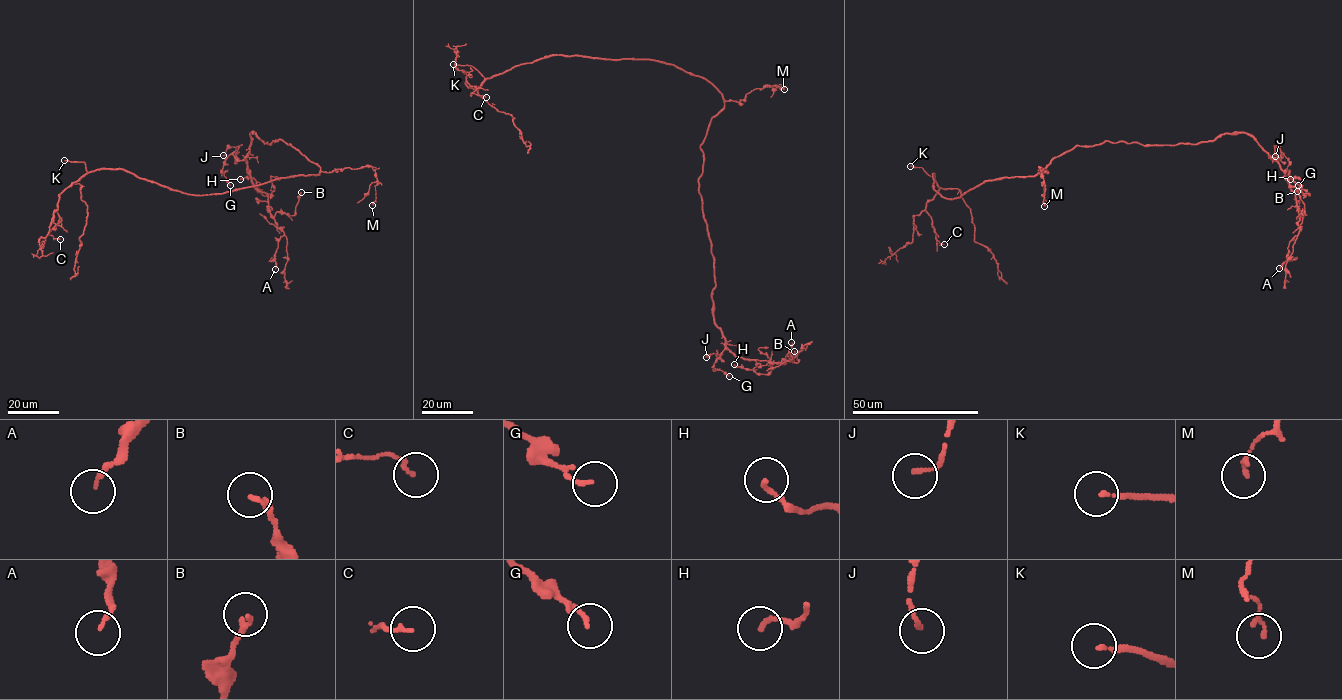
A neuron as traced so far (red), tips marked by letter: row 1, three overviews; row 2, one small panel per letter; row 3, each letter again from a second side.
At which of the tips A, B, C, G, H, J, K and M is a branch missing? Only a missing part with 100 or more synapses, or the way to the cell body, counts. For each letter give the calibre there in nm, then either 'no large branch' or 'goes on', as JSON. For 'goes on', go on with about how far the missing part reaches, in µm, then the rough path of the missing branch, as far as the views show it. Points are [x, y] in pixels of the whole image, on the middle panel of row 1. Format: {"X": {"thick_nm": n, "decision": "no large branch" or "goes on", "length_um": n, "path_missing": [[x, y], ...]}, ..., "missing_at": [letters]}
{"A": {"thick_nm": 130, "decision": "no large branch"}, "B": {"thick_nm": 180, "decision": "no large branch"}, "C": {"thick_nm": 120, "decision": "no large branch"}, "G": {"thick_nm": 90, "decision": "no large branch"}, "H": {"thick_nm": 140, "decision": "no large branch"}, "J": {"thick_nm": 110, "decision": "no large branch"}, "K": {"thick_nm": 130, "decision": "goes on", "length_um": 110}, "M": {"thick_nm": 130, "decision": "no large branch"}, "missing_at": ["K"]}

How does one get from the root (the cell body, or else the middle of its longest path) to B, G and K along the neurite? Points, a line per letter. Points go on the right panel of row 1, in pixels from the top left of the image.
B: (1035, 174), (1076, 146), (1106, 141), (1198, 144), (1247, 133), (1278, 164), (1298, 213), (1306, 215), (1297, 191)
G: (1035, 174), (1076, 146), (1106, 141), (1198, 144), (1247, 133), (1274, 160), (1283, 154), (1298, 185)
K: (1035, 174), (987, 180), (959, 197), (949, 199), (933, 188), (934, 173), (932, 177), (921, 167), (910, 166)

